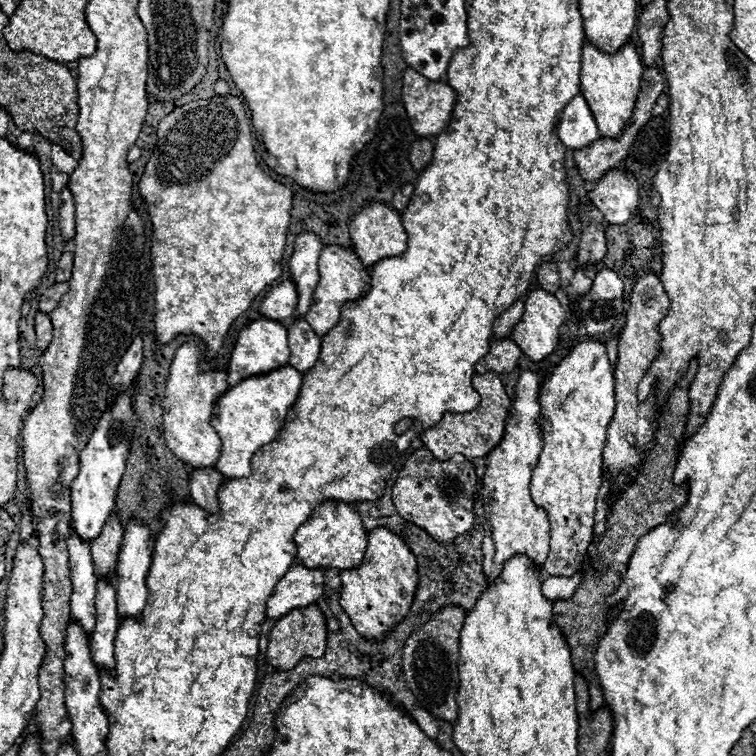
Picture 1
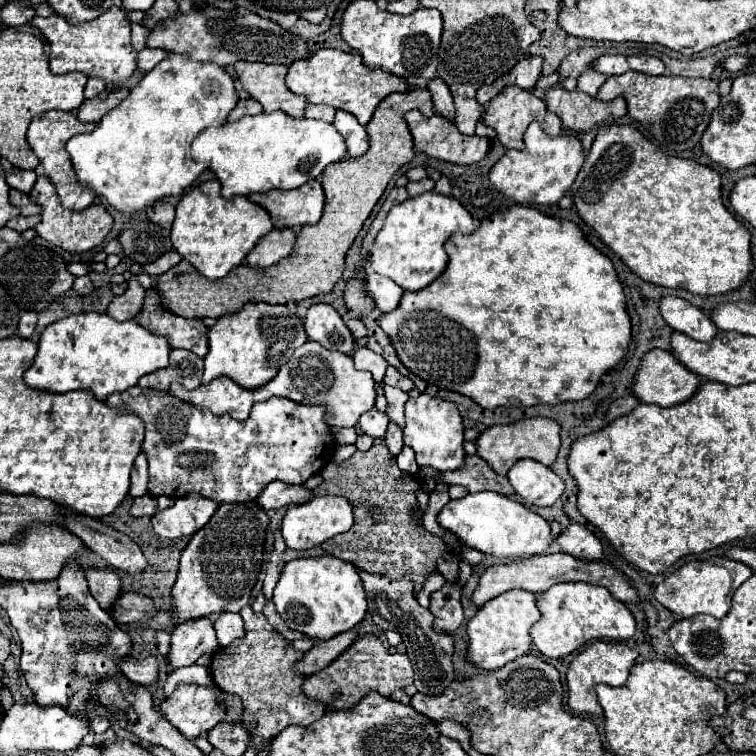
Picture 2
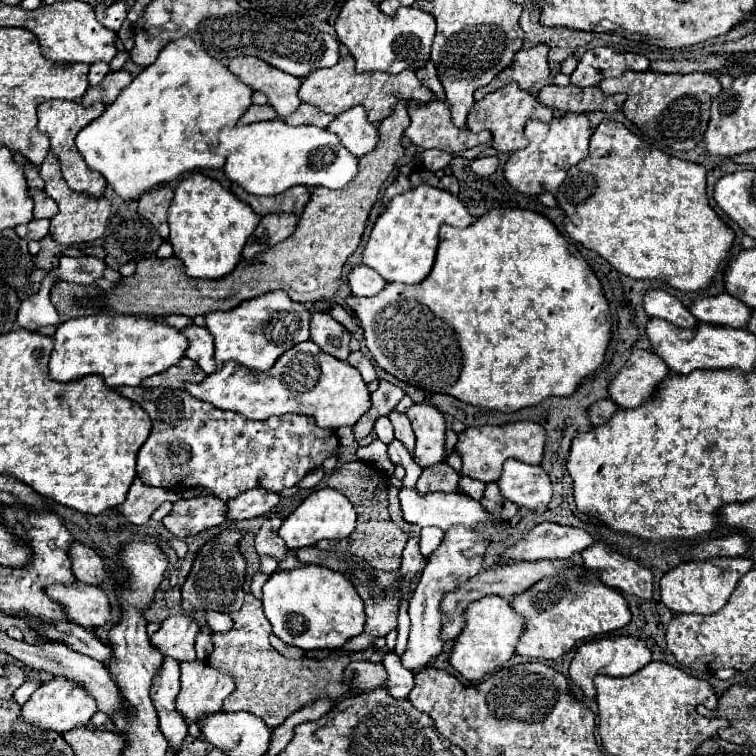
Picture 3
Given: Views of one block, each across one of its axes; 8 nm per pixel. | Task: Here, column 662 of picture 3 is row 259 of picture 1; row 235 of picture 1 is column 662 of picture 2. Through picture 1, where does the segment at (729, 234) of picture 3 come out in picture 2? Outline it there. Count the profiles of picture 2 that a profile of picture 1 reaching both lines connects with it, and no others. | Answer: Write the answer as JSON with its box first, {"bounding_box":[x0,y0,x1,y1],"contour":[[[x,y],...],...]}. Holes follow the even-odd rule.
{"bounding_box":[570,124,754,296],"contour":[[[614,124],[598,130],[570,194],[582,220],[598,232],[602,242],[618,254],[634,274],[650,284],[688,290],[698,296],[716,296],[738,290],[754,270],[750,232],[724,206],[718,172],[694,160],[664,154],[634,126]]]}

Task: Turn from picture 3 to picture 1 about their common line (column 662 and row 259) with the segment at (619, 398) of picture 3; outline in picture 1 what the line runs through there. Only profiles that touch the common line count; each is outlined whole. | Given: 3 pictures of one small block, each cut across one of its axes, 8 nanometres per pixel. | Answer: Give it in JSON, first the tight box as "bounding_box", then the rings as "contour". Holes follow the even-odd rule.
{"bounding_box":[350,200,406,266],"contour":[[[370,200],[362,210],[356,212],[356,216],[350,222],[350,238],[358,258],[366,266],[376,264],[380,258],[400,256],[406,250],[406,230],[402,226],[400,214],[378,200]]]}

